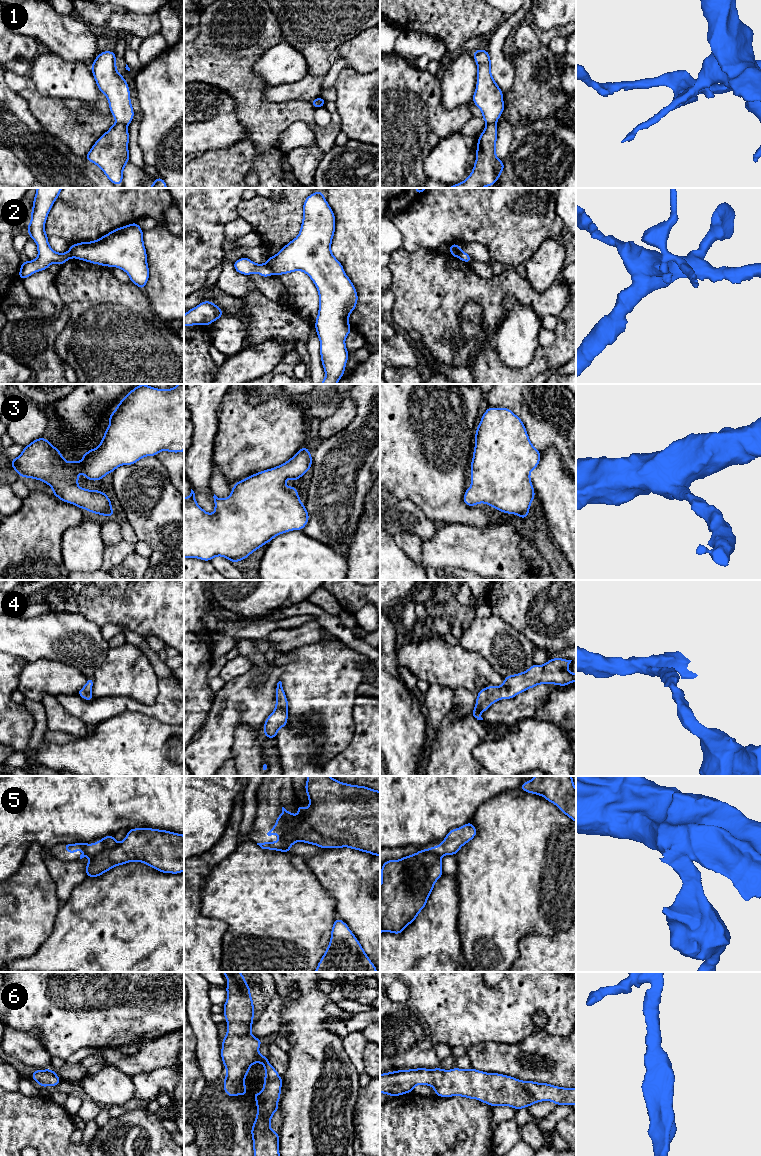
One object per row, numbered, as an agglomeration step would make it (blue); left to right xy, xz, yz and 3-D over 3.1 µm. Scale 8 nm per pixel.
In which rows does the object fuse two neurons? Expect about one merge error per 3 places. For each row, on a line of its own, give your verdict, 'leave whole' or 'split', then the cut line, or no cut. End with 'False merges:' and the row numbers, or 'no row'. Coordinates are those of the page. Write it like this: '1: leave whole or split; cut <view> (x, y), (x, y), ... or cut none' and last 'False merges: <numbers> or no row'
1: split; cut xy (116, 122), (123, 123), (126, 126)
2: split; cut xz (264, 264), (274, 273)
3: leave whole; cut none
4: leave whole; cut none
5: split; cut xz (279, 816), (283, 833), (298, 840)
6: leave whole; cut none
False merges: 1, 2, 5

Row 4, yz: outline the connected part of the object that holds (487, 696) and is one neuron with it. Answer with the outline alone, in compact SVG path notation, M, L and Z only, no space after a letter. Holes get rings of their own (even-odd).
M555 657L544 665L533 664L525 672L504 677L504 683L499 687L491 685L481 689L471 715L477 720L483 720L480 713L488 710L493 703L500 699L511 699L539 684L567 686L576 682L576 674L567 669L571 661Z

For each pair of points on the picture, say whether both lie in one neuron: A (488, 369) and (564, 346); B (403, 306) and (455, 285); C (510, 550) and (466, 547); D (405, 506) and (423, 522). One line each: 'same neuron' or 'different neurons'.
A: same neuron
B: same neuron
C: same neuron
D: same neuron

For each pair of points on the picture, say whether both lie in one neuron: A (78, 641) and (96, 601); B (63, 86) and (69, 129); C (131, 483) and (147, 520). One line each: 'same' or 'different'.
A: different
B: different
C: same

